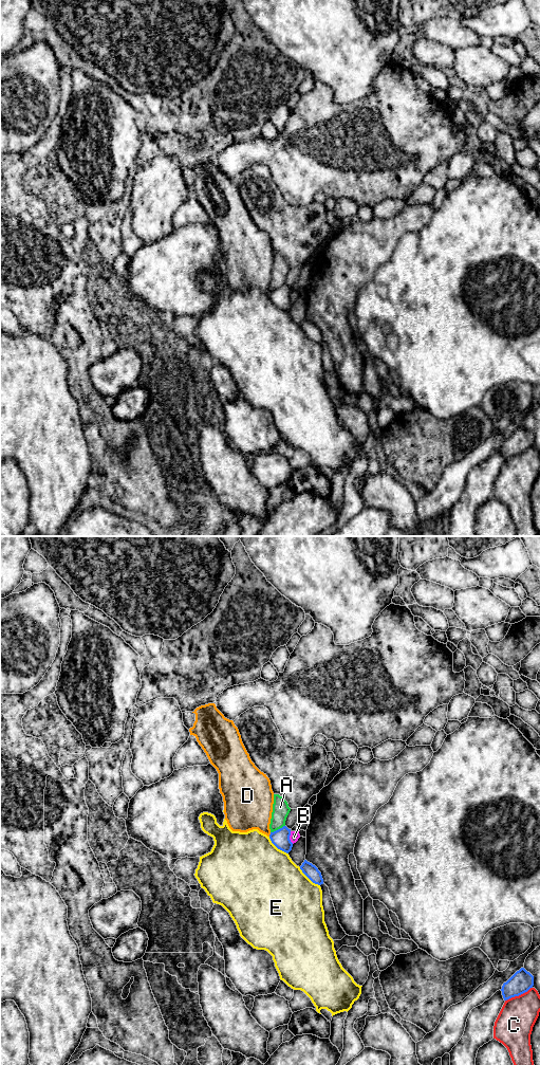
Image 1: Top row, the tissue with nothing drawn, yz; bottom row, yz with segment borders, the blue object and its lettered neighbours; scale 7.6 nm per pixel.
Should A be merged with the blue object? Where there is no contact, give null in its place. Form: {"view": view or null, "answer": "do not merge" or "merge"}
{"view": "yz", "answer": "do not merge"}

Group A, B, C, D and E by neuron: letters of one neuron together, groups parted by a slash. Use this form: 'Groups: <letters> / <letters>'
Groups: A / B / C / D / E

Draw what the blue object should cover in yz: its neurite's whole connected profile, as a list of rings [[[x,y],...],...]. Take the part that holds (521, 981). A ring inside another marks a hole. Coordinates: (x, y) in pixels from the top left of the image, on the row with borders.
[[[524,968],[517,971],[506,983],[502,986],[502,995],[504,1000],[511,997],[519,996],[527,992],[534,986],[534,976]]]

